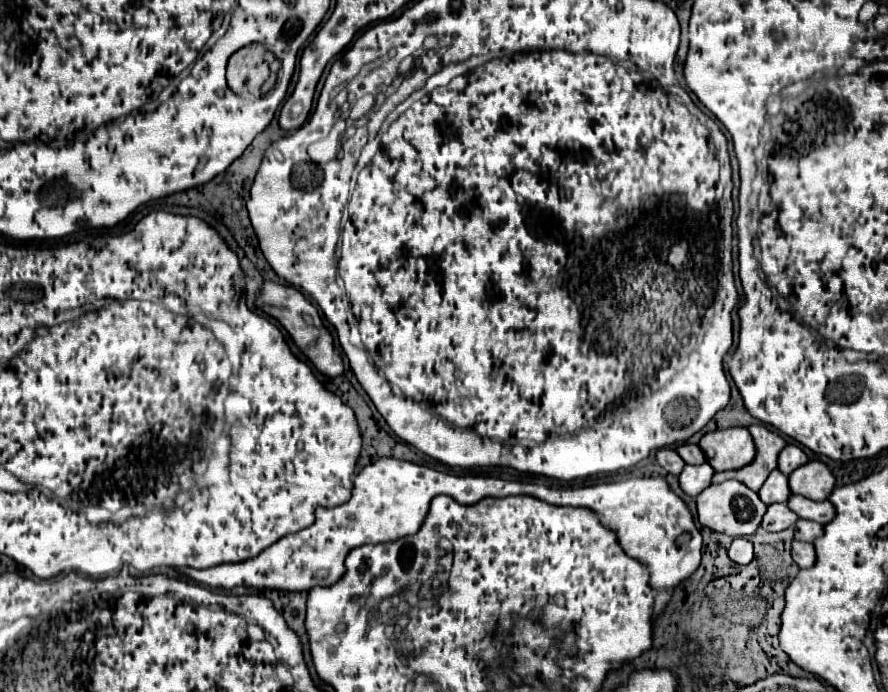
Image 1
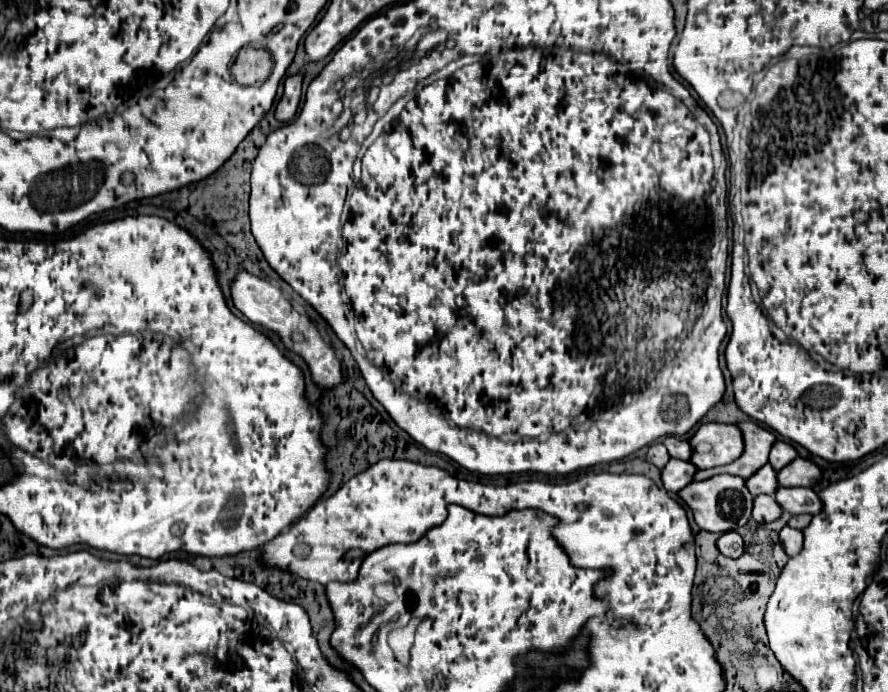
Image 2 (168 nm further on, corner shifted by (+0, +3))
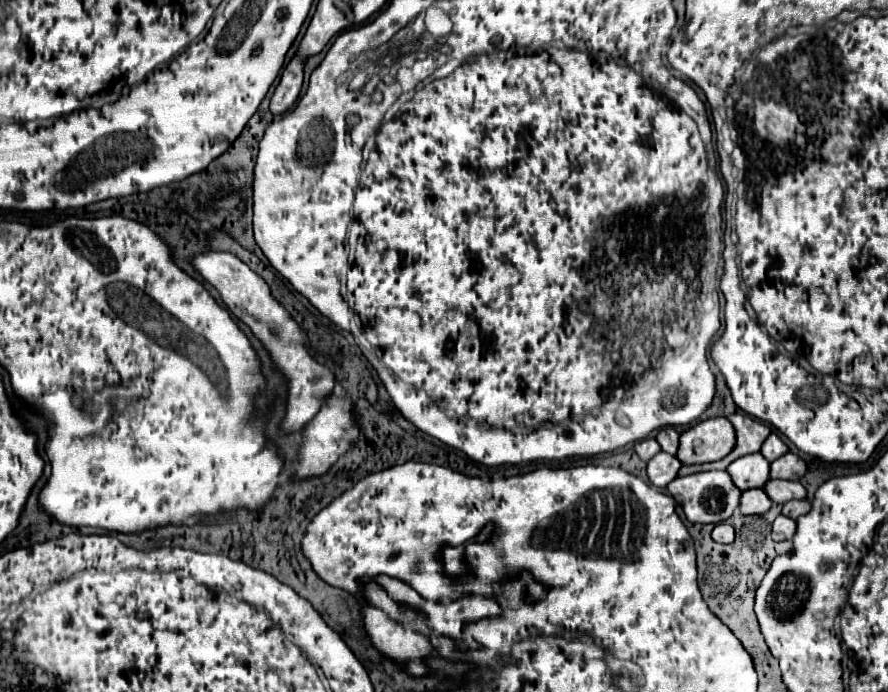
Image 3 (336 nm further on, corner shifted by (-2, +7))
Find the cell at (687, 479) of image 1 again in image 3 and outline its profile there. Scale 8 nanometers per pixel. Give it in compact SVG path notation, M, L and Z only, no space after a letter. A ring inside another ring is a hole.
M657 453L657 457L649 459L647 463L647 477L655 487L667 487L669 481L677 477L681 461L669 453Z

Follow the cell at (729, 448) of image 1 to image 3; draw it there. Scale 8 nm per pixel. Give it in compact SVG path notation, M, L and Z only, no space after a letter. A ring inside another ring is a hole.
M713 417L713 419L701 421L695 427L681 433L677 459L681 459L683 465L709 463L709 461L717 461L717 459L723 459L725 455L729 455L729 451L733 451L733 447L735 447L735 429L733 429L733 425L725 417Z

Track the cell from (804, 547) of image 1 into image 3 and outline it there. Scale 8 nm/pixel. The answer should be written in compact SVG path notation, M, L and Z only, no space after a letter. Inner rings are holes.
M779 515L773 521L773 541L787 541L787 539L791 539L795 535L795 529L797 529L797 523L793 519Z

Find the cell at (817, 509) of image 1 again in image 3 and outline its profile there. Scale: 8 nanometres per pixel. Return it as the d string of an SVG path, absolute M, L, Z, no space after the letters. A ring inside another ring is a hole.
M769 479L763 487L767 497L773 503L787 503L791 499L805 499L805 487L799 481L783 481L783 479Z

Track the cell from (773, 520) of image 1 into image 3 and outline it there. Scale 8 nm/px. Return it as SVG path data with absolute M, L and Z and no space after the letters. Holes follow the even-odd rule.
M747 489L741 493L741 505L739 511L743 515L763 515L771 507L771 499L765 495L763 489Z

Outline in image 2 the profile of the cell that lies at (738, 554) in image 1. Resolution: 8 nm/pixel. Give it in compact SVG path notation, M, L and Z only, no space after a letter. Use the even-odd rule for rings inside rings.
M727 531L721 535L721 539L717 541L717 547L719 551L725 555L725 557L731 557L731 559L737 559L745 553L745 543L743 543L743 537L737 533L737 531Z

